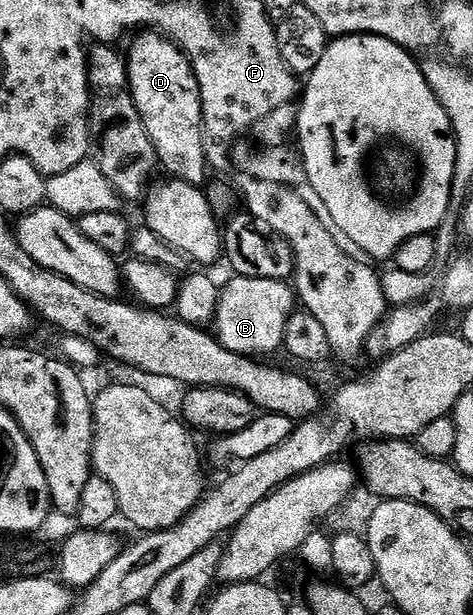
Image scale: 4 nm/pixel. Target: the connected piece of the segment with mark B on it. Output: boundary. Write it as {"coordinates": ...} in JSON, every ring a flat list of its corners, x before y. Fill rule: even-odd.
{"coordinates":[[235,275,227,285,220,288,218,307,215,311,213,329,216,340,222,343,227,350,239,353,243,356,264,357,283,347,284,331,289,320,291,309,283,303,282,282,274,279,264,279,257,276]]}

